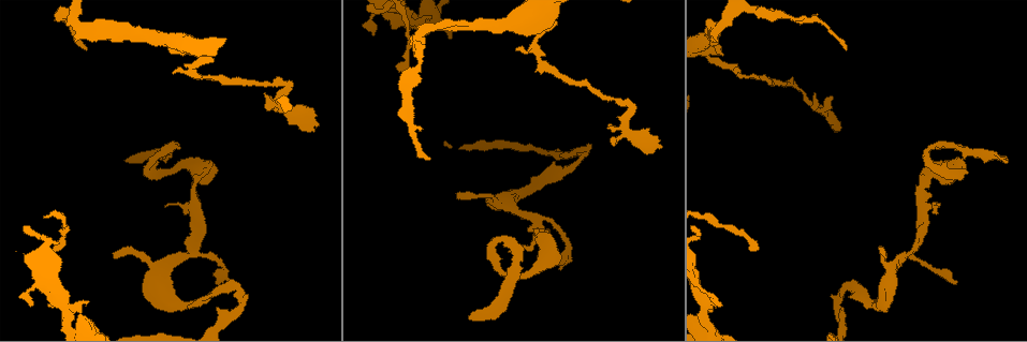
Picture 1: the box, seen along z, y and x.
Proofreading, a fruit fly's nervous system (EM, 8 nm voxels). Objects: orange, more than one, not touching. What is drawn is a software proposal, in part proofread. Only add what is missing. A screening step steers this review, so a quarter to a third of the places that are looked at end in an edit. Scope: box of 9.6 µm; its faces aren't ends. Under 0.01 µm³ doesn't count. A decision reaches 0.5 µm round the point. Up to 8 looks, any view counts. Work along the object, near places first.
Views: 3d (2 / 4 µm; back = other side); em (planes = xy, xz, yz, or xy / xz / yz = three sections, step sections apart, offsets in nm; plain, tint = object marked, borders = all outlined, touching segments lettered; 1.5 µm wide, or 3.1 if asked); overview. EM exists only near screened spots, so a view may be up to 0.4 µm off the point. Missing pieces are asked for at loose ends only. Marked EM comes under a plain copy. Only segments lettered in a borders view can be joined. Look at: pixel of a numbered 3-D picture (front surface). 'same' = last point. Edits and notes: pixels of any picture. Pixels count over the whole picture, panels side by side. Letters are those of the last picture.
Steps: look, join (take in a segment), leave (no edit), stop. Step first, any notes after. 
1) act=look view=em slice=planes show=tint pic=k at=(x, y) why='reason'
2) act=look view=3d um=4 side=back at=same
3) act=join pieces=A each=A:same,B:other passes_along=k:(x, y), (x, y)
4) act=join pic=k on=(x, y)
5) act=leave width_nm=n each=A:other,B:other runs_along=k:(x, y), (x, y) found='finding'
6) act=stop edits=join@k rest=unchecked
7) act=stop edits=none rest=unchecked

act=look view=em slice=xy step=4 show=borders pic=1 at=(920, 174)

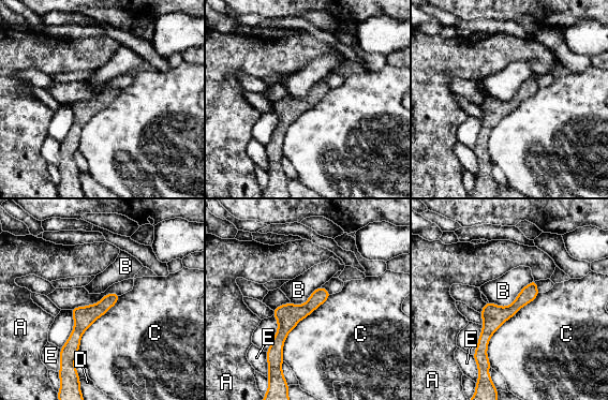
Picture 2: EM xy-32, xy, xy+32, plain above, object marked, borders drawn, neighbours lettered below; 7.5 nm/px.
act=leave each=A:other,B:other,C:other,D:other,E:other found='none of them fits'

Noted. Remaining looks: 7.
act=look view=3d um=2 pic=1 at=(316, 125) why='free end'

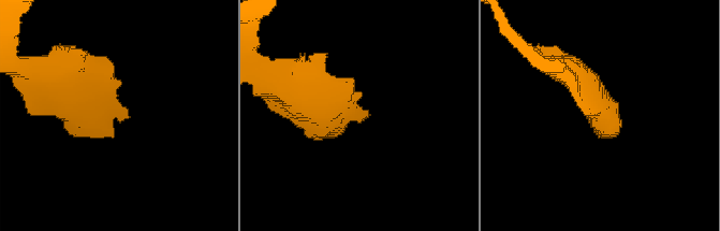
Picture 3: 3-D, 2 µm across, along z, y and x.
act=look view=em slice=xy step=8 show=borders pic=3 at=(121, 109) why='need the tissue'

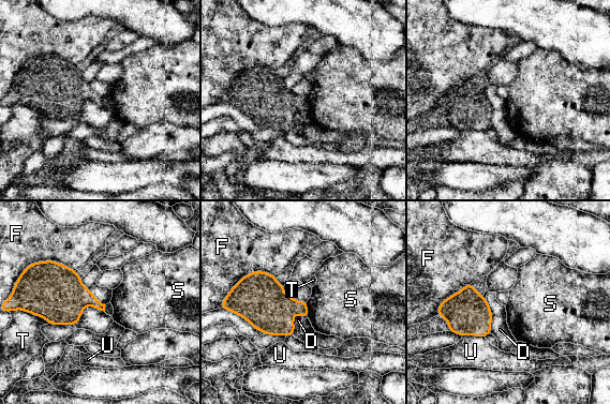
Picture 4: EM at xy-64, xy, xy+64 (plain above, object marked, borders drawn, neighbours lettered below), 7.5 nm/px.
act=look view=em slice=planes show=borders at=same

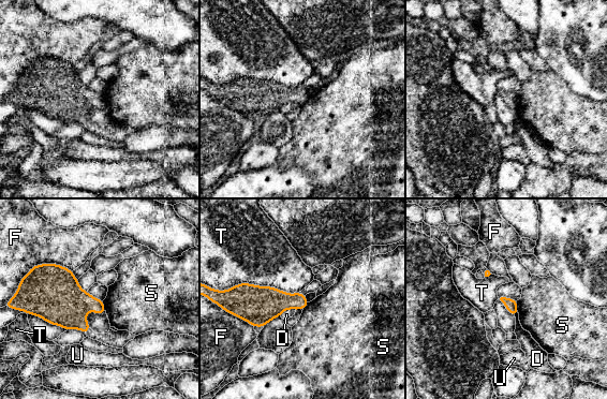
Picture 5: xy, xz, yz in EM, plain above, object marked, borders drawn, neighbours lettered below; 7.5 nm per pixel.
act=leave each=D:other,F:other,S:other,T:other,U:other border=5:(102, 300), (106, 311) found='no lettered segment goes on from it'

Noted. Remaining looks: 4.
act=look view=em slice=planes show=tint pic=1 at=(32, 306) why='branch stops here'

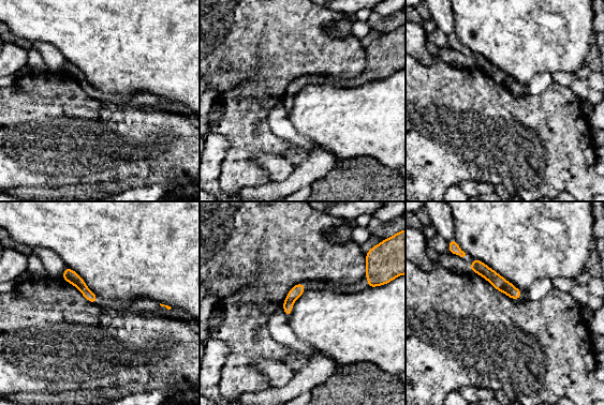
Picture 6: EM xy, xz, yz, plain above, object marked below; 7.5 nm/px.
act=look view=em slice=planes show=borders at=same

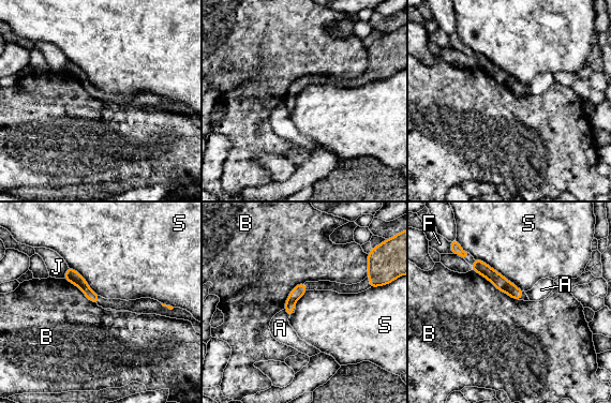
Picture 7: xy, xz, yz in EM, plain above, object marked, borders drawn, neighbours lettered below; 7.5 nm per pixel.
act=leave each=A:other,B:other,F:other,J:other,S:other runs_along=7:(476, 262), (501, 283), (520, 295) found='no lettered segment goes on from it'

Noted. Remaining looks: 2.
act=stop edits=none rest=unchecked

